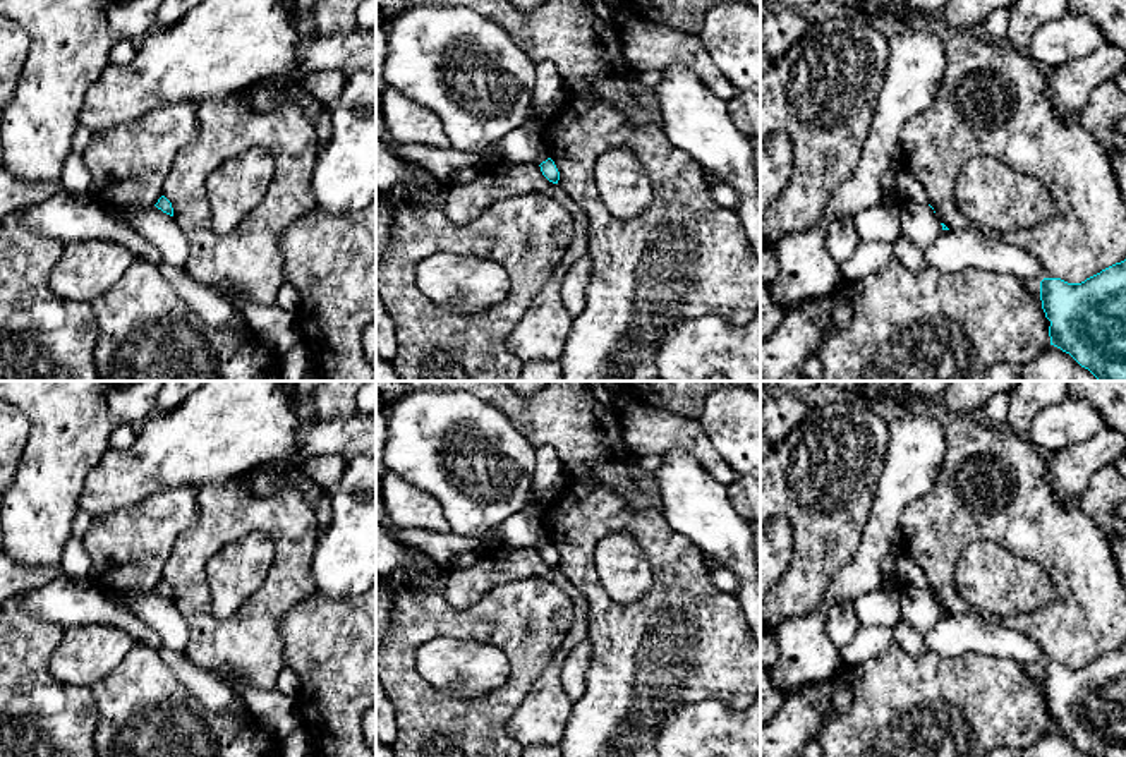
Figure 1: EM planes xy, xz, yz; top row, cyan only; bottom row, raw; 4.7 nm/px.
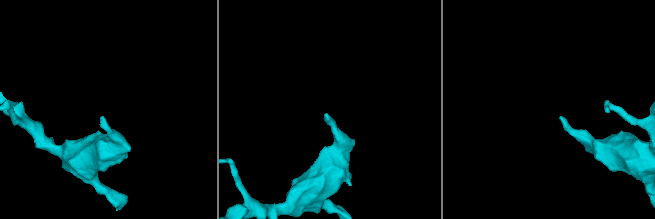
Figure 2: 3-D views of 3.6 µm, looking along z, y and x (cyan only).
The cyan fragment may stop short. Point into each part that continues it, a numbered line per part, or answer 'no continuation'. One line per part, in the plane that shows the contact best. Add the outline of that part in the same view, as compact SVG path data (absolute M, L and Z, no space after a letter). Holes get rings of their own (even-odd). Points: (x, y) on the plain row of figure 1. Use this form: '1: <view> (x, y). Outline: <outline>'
1: xz (532, 512). Outline: M527 503L520 513L524 513L527 518L536 522L536 525L539 529L537 541L541 546L546 546L549 541L548 541L546 534L541 530L541 518L542 518L541 508L536 506L534 503Z

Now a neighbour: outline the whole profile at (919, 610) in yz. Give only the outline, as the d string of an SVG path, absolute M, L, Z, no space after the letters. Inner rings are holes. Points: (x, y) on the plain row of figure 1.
M929 589L901 592L899 620L922 635L929 633L941 616L942 609Z

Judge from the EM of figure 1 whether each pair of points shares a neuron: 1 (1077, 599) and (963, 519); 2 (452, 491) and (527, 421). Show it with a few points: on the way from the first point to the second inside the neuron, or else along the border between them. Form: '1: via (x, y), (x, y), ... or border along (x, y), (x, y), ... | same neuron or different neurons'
1: via (1063, 567), (1015, 519), (996, 519) | same neuron
2: border along (486, 404), (498, 409), (534, 448) | different neurons

